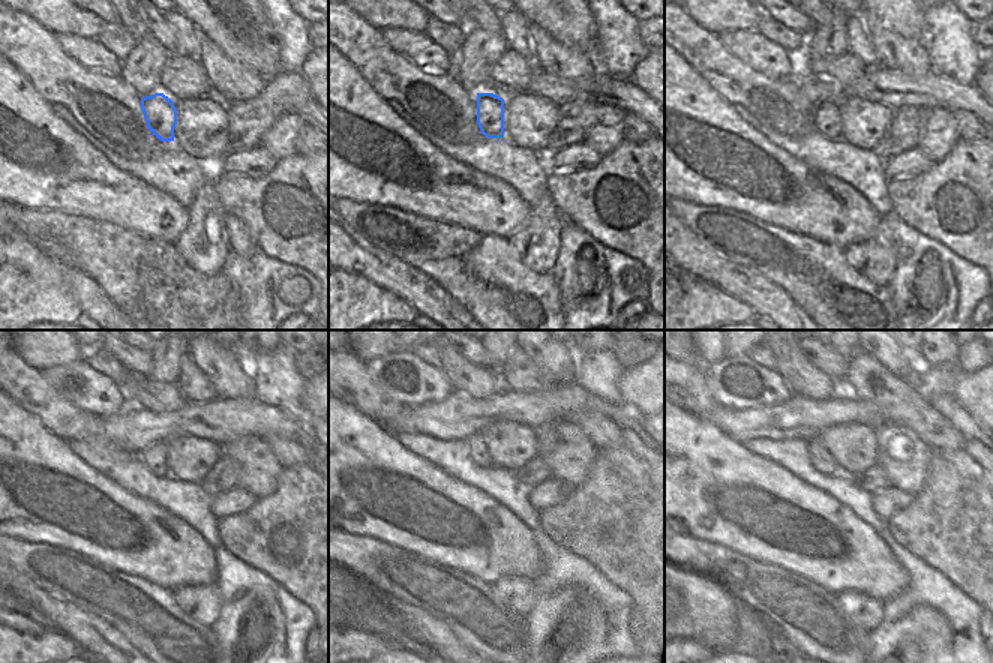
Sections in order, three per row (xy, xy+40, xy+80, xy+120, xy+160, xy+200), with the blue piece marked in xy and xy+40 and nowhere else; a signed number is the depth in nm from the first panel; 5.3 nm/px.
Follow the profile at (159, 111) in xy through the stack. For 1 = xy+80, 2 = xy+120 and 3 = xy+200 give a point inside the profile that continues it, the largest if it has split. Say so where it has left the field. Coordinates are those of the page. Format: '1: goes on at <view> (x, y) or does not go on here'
1: goes on at xy+80 (827, 116)
2: goes on at xy+120 (153, 456)
3: goes on at xy+200 (821, 459)

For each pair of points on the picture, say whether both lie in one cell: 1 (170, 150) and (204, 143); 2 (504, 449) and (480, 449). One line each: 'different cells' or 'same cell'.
1: different cells
2: different cells

